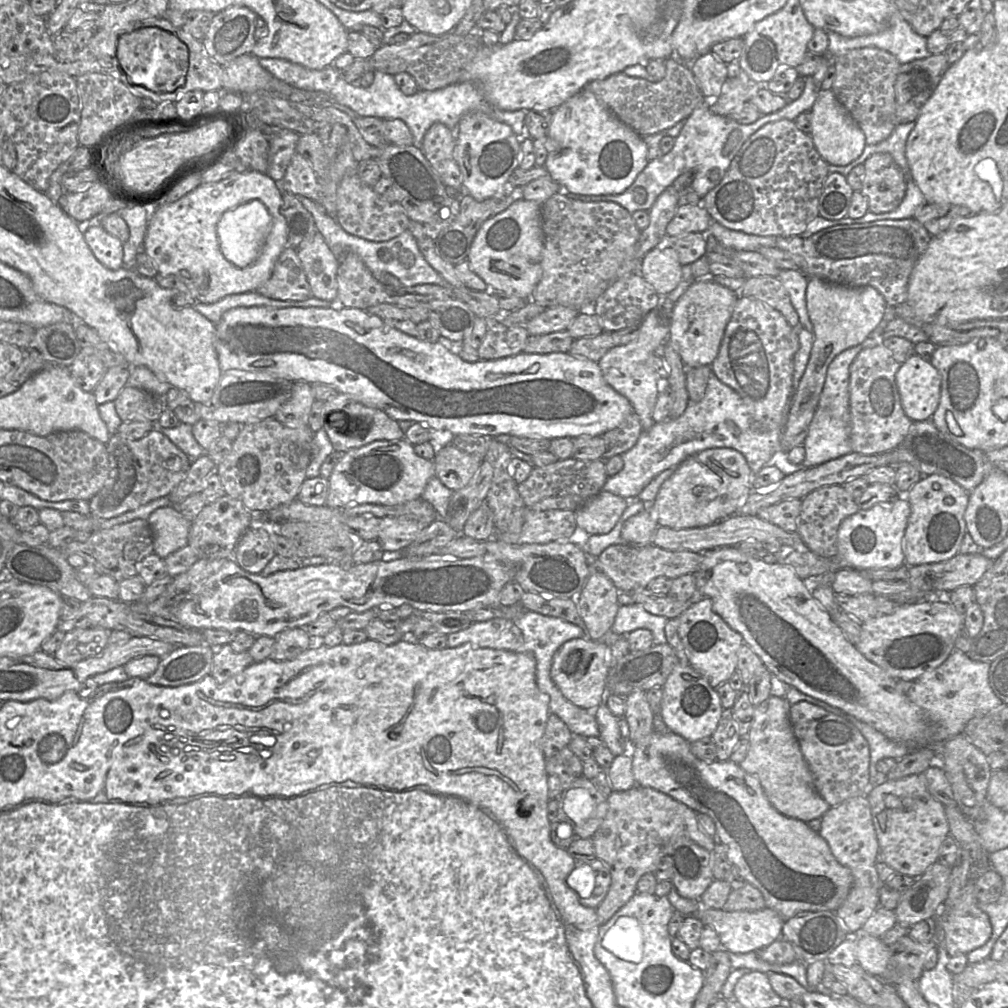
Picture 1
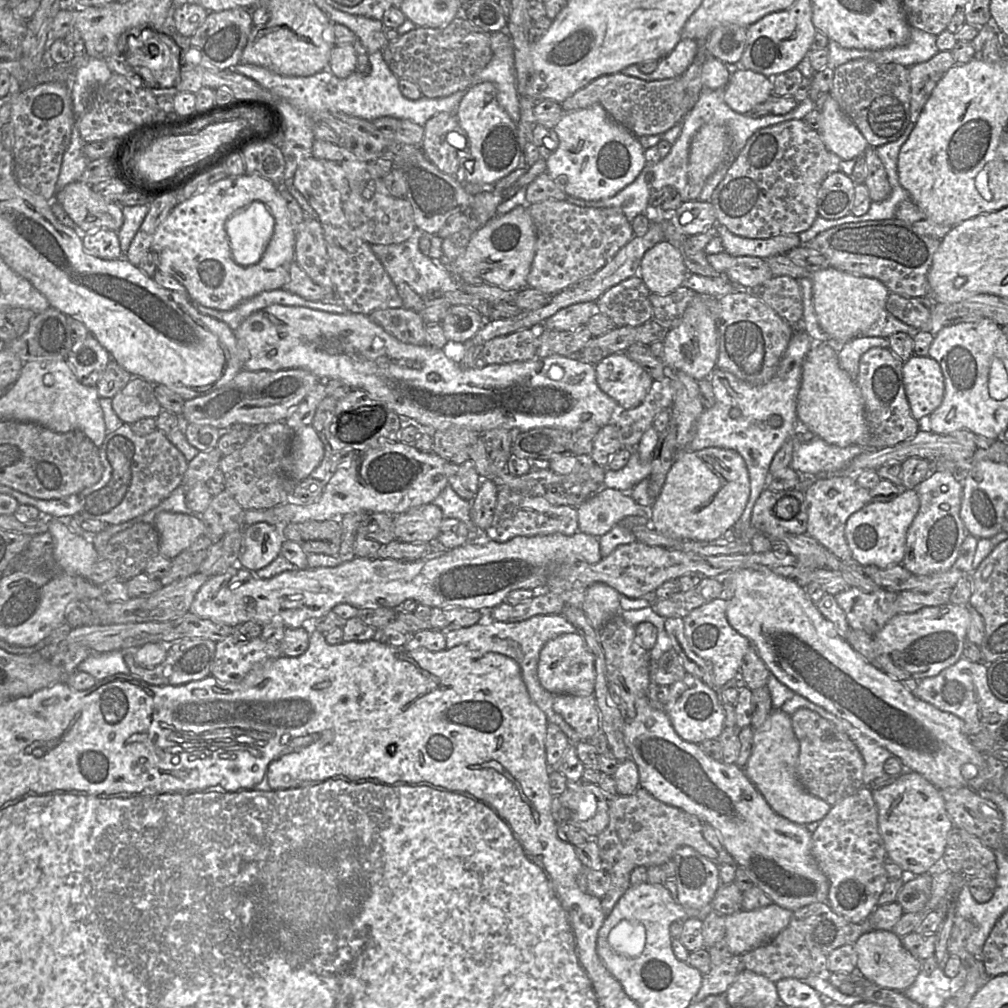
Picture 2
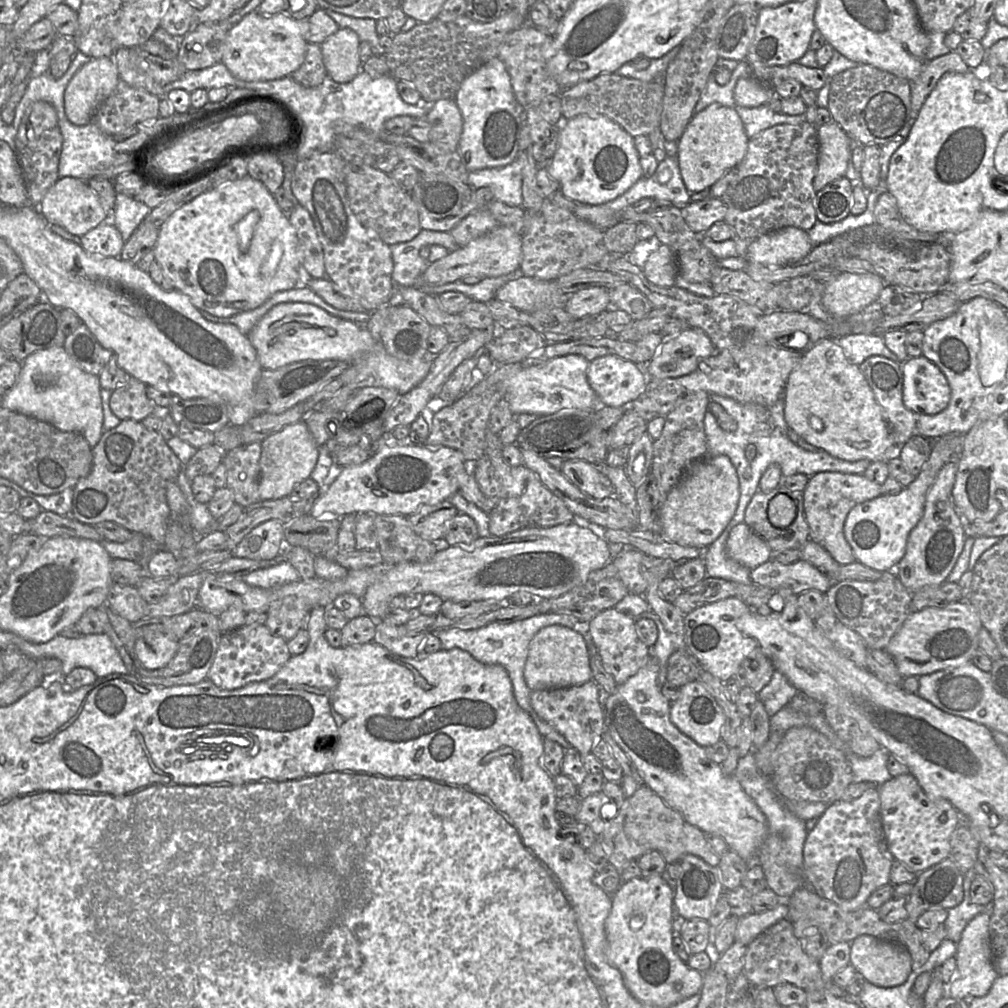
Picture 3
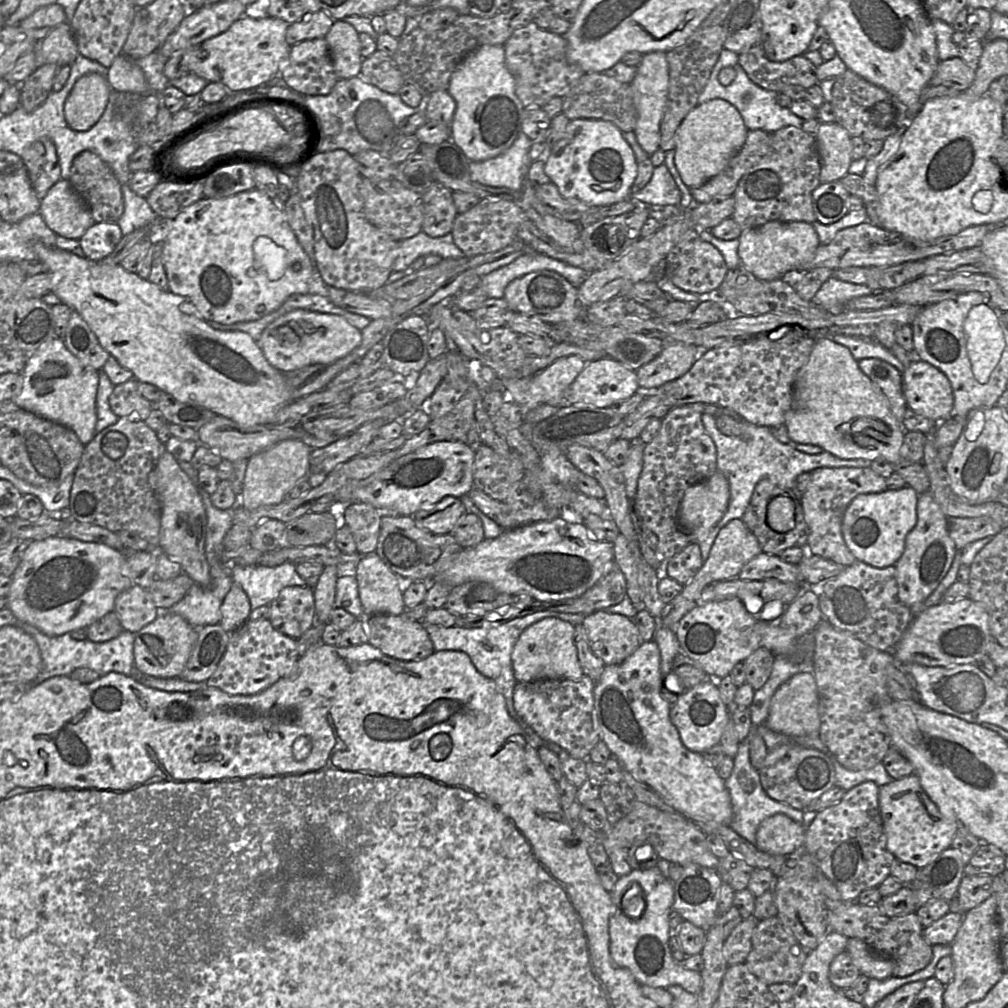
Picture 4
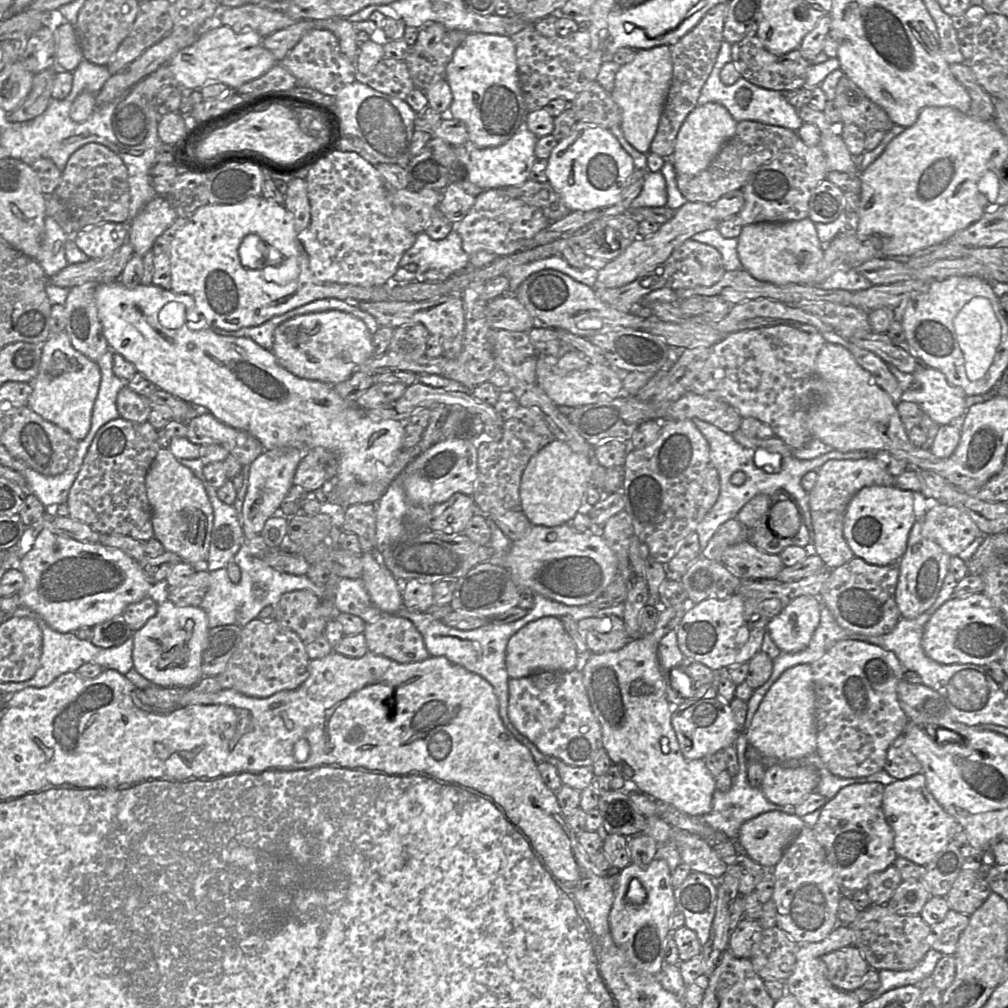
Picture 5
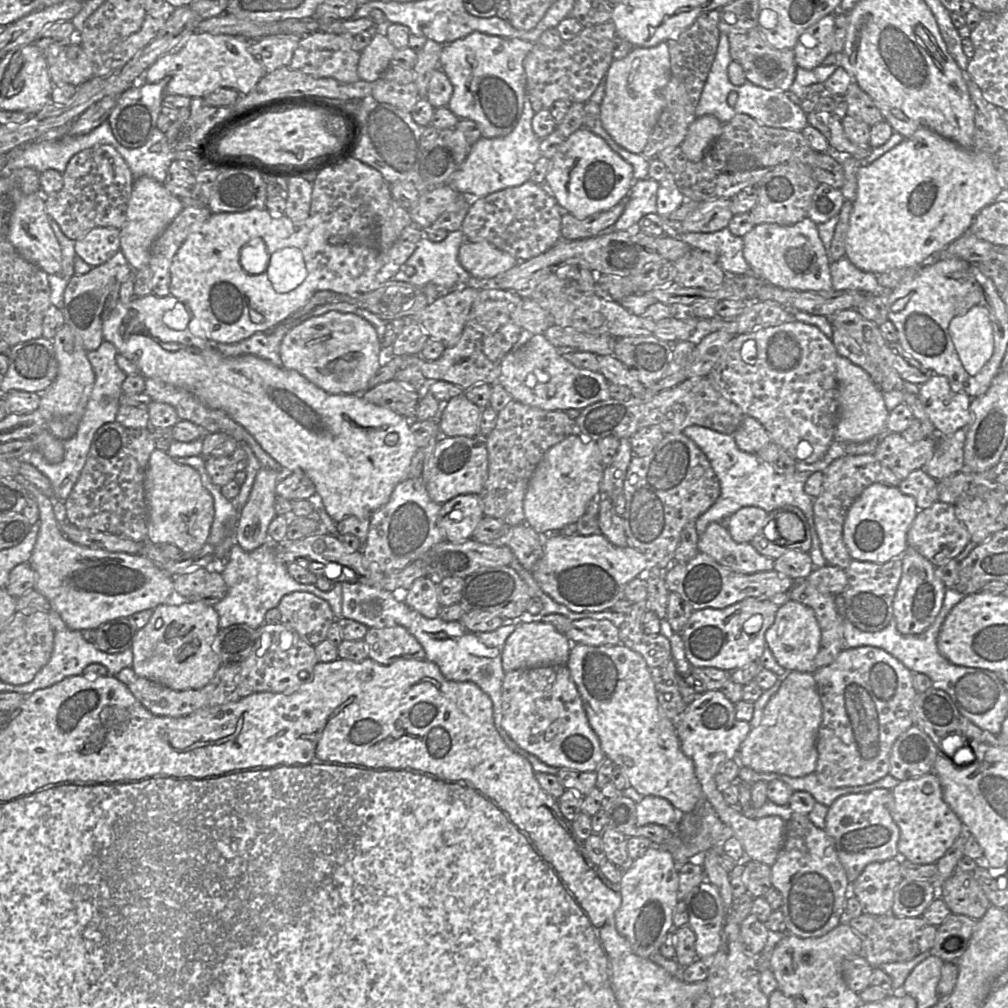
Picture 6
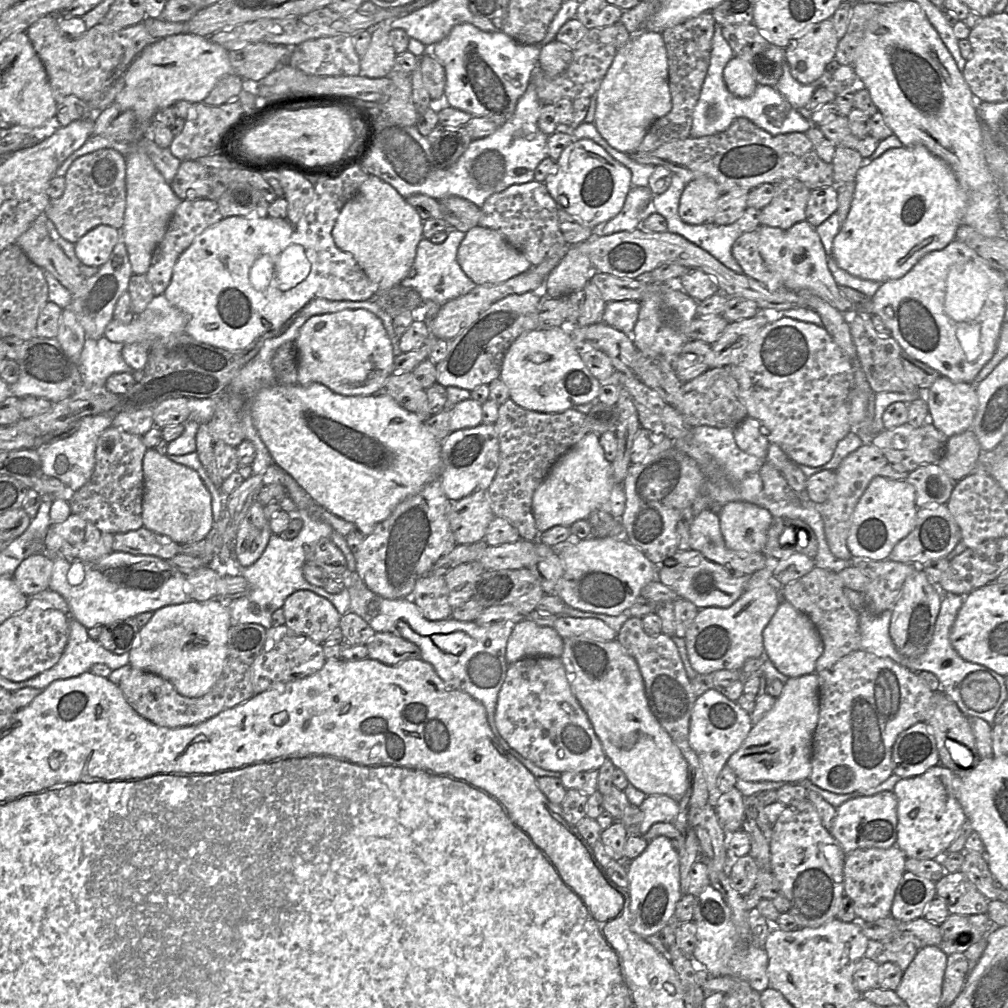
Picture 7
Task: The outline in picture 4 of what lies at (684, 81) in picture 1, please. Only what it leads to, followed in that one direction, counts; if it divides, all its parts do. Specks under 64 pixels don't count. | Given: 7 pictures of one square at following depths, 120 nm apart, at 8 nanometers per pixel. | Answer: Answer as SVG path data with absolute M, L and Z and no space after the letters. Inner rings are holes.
M585 73L562 98L562 113L569 119L597 119L613 123L621 132L634 132L638 112L630 84L619 82L604 73Z

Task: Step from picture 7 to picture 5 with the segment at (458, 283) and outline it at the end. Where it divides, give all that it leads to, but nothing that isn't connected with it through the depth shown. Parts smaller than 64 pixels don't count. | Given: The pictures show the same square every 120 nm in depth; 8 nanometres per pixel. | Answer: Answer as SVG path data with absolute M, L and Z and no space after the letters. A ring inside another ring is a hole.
M452 230L441 240L431 239L424 231L417 234L415 242L402 256L398 268L390 282L407 283L419 280L420 276L427 270L434 269L443 275L452 275L455 272L464 270L469 265L469 255L462 249L462 241L456 230ZM409 263L417 265L415 272L407 271L404 266Z

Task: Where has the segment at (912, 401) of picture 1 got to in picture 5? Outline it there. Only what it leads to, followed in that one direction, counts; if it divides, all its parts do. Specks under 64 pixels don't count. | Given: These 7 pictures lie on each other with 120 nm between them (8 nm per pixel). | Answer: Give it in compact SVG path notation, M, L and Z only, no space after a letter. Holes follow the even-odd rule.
M931 367L917 370L912 375L913 382L904 392L903 400L915 402L940 426L957 425L962 430L967 398L963 389L950 384L941 371Z

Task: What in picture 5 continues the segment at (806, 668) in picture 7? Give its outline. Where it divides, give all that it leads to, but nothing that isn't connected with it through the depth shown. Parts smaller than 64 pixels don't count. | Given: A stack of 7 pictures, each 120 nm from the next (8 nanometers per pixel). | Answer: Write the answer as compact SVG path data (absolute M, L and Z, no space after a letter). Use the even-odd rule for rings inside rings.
M800 596L768 623L767 632L782 652L800 652L809 645L820 623L822 606L817 596Z

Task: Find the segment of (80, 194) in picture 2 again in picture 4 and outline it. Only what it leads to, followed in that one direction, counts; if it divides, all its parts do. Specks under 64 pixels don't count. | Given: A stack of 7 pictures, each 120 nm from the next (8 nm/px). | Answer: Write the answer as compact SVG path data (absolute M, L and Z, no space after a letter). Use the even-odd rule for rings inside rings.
M62 178L40 199L39 212L56 235L69 239L79 240L95 223L86 203Z

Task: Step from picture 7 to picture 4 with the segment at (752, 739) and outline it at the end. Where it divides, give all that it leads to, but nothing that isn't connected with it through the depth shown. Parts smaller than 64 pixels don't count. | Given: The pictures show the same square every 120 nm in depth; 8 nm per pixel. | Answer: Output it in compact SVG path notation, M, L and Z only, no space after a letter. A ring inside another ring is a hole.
M802 672L784 682L773 694L764 723L772 731L789 736L817 737L820 734L819 697L815 677Z

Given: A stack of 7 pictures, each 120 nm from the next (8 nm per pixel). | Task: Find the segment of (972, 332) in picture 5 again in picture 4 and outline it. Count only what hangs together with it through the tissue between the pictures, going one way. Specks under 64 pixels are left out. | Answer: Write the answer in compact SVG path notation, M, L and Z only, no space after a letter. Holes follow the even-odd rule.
M976 305L968 312L964 331L973 375L978 383L986 384L1005 348L998 318L990 306Z

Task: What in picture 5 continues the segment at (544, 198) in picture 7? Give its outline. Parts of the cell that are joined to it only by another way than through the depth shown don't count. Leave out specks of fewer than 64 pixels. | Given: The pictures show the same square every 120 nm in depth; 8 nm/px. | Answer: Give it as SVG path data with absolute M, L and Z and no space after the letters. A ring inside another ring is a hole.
M487 189L476 196L463 219L453 224L453 230L460 235L462 249L469 256L478 251L488 251L500 257L519 252L520 242L533 238L549 224L550 221L538 208L511 198L500 189Z

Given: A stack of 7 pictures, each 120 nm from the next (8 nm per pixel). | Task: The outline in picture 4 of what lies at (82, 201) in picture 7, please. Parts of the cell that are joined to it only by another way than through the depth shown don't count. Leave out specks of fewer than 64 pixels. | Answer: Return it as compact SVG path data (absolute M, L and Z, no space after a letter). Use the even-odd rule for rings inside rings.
M86 150L75 156L70 169L69 182L88 206L95 223L117 223L124 211L121 186L111 168L96 153Z

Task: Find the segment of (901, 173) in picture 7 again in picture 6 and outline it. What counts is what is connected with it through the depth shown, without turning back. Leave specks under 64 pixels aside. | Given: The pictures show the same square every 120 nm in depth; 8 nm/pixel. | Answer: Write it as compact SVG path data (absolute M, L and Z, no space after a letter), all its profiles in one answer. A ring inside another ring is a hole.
M925 127L917 129L913 135L904 138L902 142L872 163L862 166L858 170L857 178L858 192L850 215L845 243L845 256L860 270L874 274L883 273L893 268L923 266L927 262L933 261L941 250L968 231L976 214L985 206L996 202L997 196L1002 191L996 180L996 171L992 160L986 153L962 148L955 142Z

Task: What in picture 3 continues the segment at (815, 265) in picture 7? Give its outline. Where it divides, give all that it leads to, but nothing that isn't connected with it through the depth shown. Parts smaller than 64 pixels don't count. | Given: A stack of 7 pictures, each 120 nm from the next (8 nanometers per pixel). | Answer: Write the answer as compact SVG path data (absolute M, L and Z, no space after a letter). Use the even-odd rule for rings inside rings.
M784 227L751 240L745 259L765 266L781 266L802 260L812 249L807 231Z

